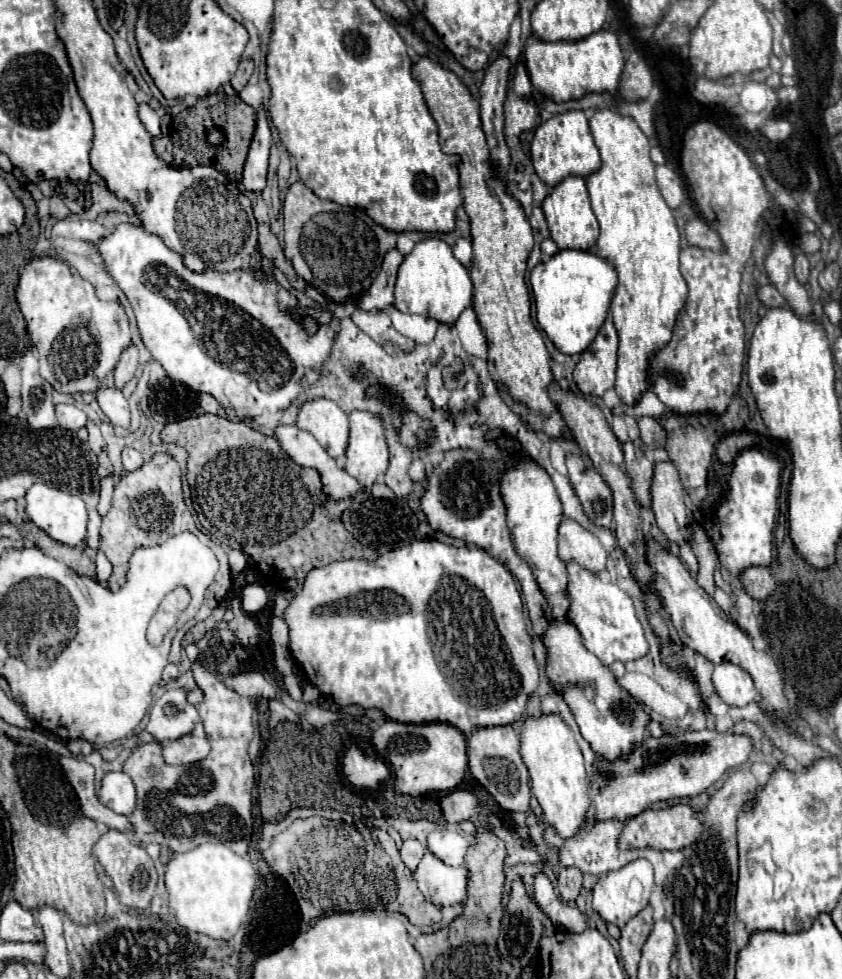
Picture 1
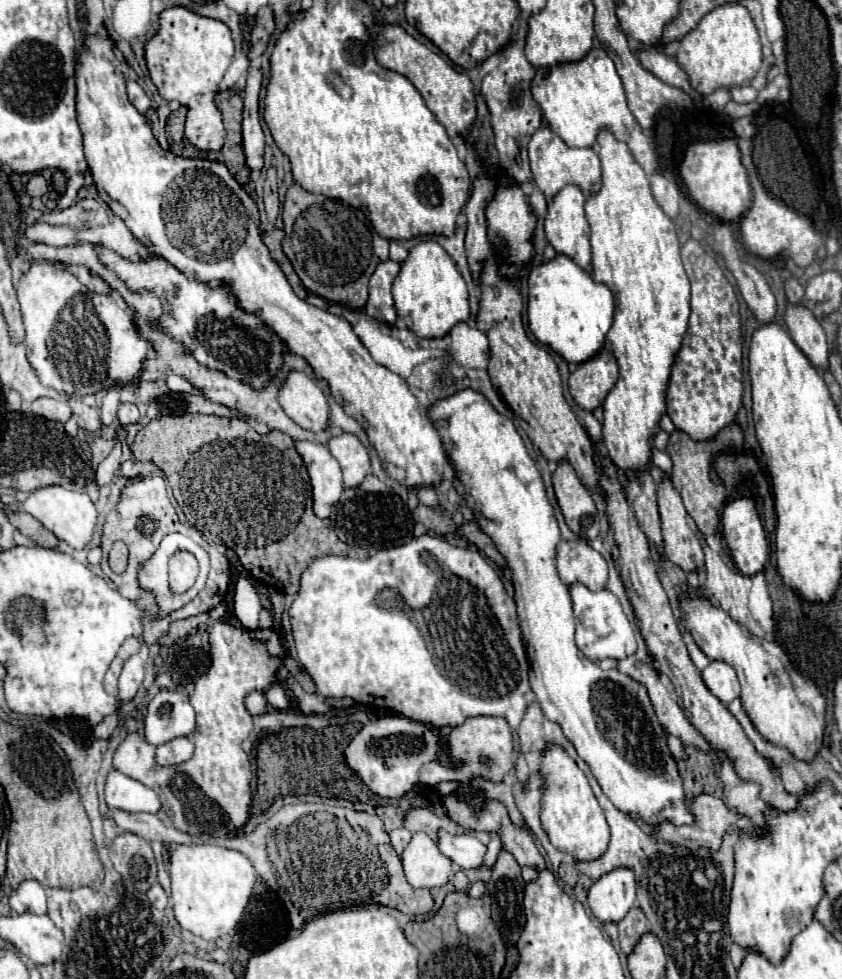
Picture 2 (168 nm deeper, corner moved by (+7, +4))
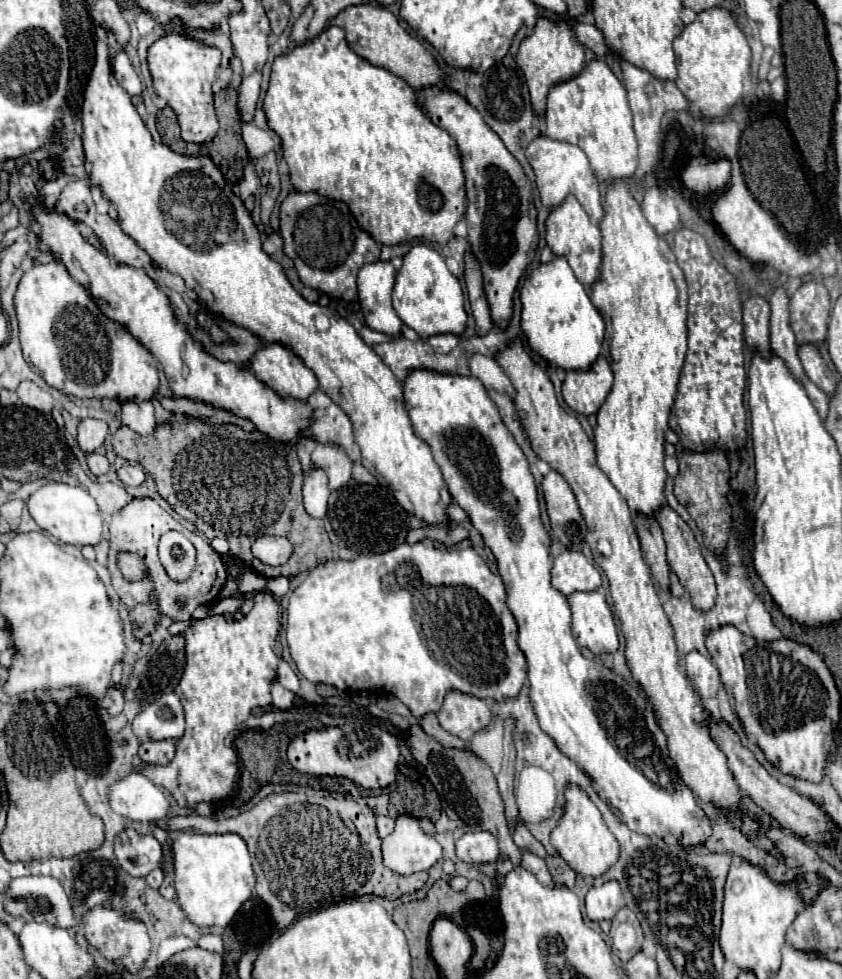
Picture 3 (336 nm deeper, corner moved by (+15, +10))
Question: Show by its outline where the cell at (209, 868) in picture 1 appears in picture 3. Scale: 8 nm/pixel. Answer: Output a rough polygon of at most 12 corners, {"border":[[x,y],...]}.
{"border":[[179,833],[177,903],[199,929],[227,927],[253,895],[239,835]]}

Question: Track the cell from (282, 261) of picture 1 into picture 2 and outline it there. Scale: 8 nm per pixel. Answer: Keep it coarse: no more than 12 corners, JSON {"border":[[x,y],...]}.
{"border":[[281,229],[263,233],[263,243],[285,271],[293,291],[307,299],[309,291],[297,277],[293,265],[281,249],[285,237]]}

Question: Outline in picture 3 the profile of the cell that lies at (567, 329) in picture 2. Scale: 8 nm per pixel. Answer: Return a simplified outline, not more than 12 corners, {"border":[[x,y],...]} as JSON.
{"border":[[565,257],[521,287],[521,329],[561,369],[589,369],[605,323]]}

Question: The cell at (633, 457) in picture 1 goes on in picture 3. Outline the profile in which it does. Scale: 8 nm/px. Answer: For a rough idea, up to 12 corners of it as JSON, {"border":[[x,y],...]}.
{"border":[[633,513],[641,551],[661,589],[669,589],[665,541],[653,515]]}

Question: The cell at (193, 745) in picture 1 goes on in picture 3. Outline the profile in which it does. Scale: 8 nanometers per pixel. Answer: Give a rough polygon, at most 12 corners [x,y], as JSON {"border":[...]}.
{"border":[[147,741],[139,747],[145,763],[167,765],[175,755],[175,741]]}

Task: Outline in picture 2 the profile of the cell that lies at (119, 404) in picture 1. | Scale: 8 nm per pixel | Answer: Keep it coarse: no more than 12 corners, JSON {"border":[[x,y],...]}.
{"border":[[123,403],[119,407],[121,425],[139,421],[137,405]]}

